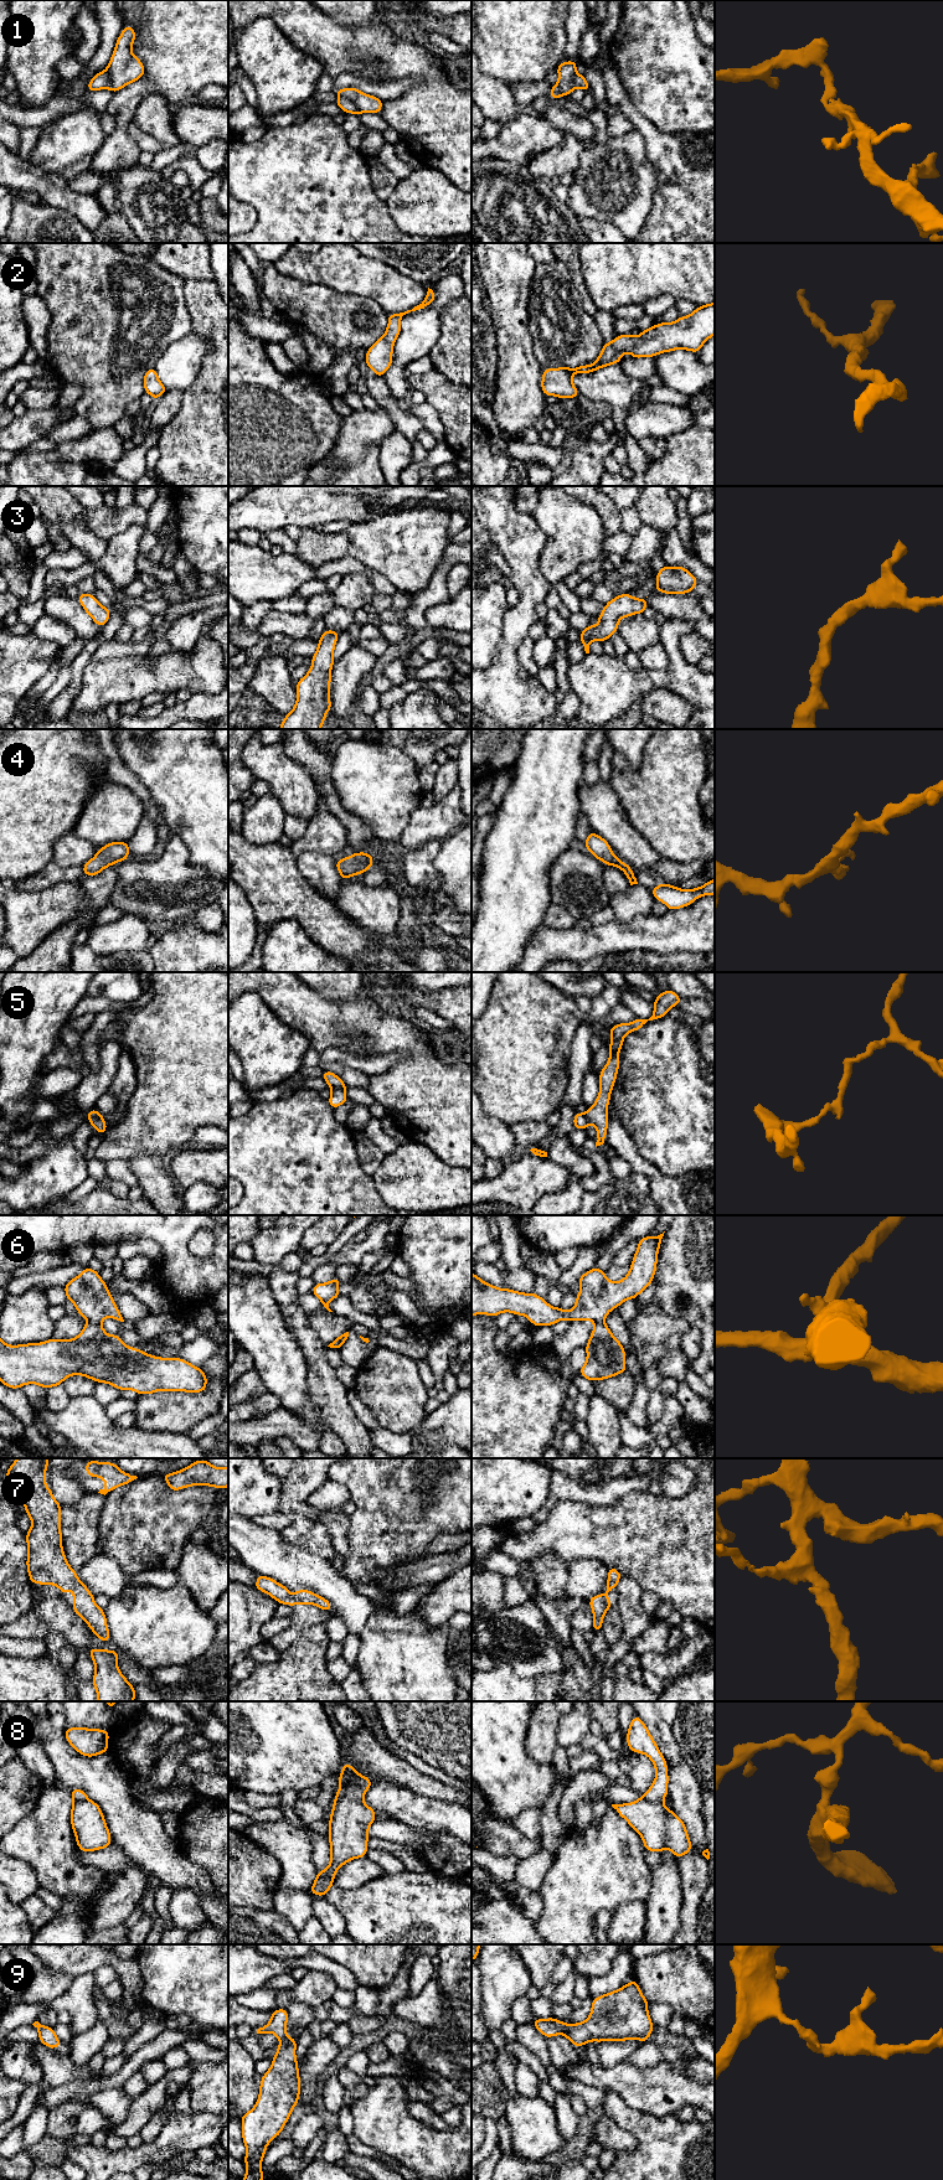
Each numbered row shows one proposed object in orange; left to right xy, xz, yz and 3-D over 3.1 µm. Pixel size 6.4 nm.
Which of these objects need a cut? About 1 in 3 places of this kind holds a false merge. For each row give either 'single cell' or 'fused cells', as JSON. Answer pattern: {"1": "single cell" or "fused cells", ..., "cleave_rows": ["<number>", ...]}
{"1": "fused cells", "2": "single cell", "3": "single cell", "4": "single cell", "5": "fused cells", "6": "fused cells", "7": "single cell", "8": "fused cells", "9": "fused cells", "cleave_rows": ["1", "5", "6", "8", "9"]}

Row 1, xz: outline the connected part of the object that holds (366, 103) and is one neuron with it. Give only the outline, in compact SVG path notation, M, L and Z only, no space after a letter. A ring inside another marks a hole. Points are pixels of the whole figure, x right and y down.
M350 87L335 91L337 95L350 99L360 112L364 113L380 113L382 110L382 99L373 95L362 93L357 88Z

